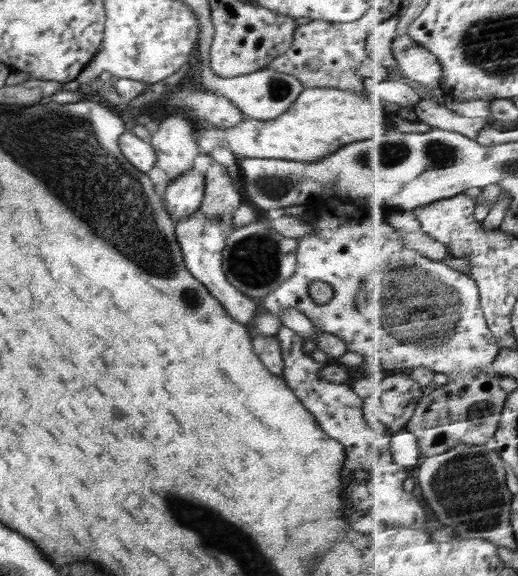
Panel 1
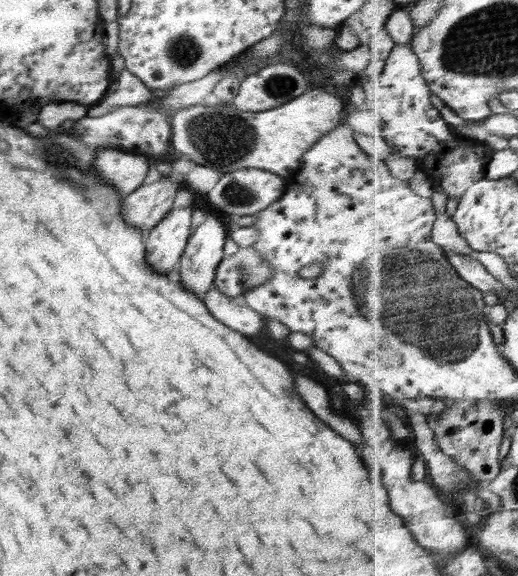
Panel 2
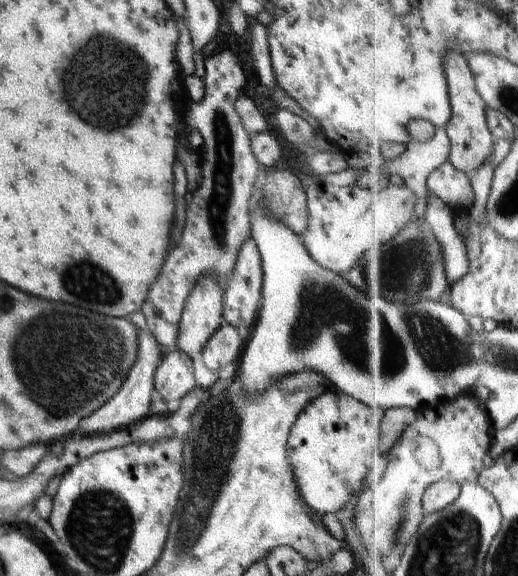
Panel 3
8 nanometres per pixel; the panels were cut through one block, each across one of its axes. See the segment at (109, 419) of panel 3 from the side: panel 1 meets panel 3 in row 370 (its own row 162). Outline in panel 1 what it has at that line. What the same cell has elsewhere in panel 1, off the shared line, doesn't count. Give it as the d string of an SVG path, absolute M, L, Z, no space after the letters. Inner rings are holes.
M130 129L120 135L119 147L128 162L140 172L148 173L151 168L154 168L157 161L154 148L149 142L132 134Z

